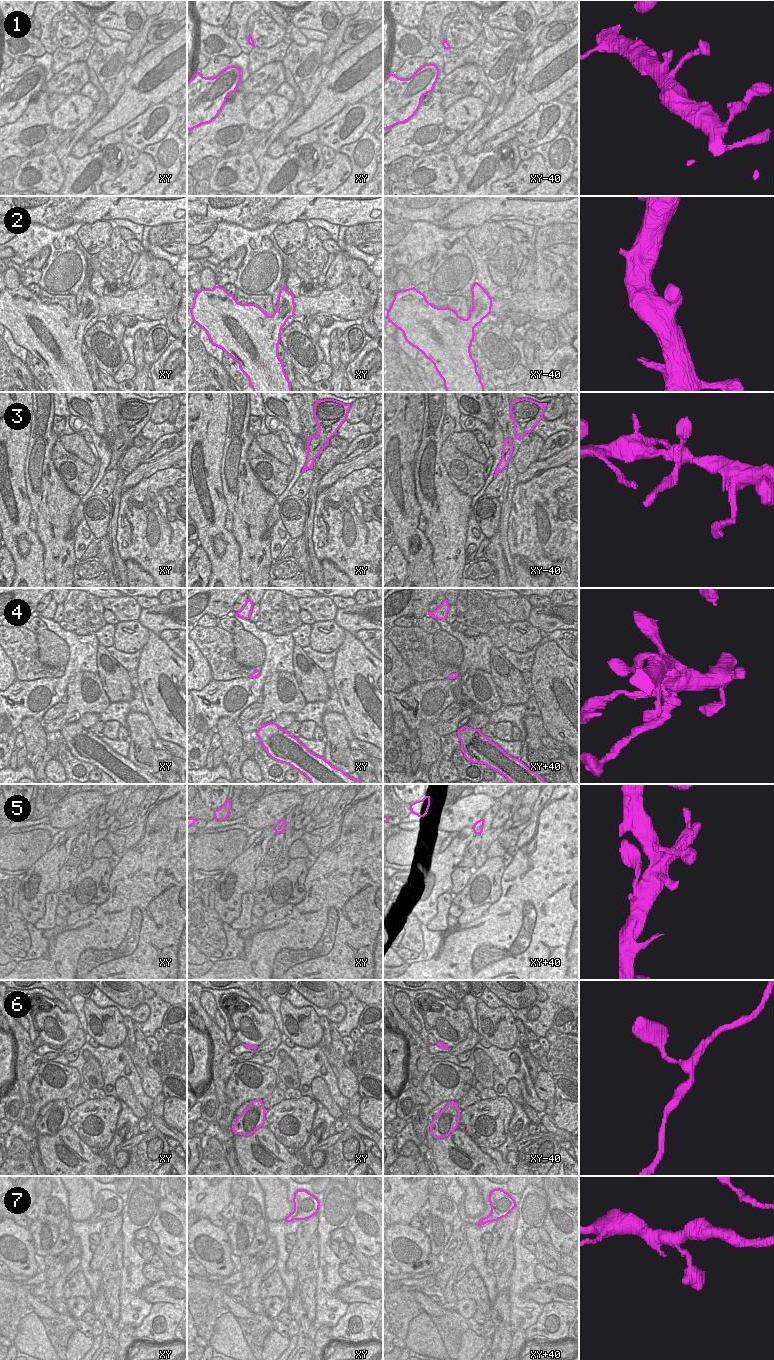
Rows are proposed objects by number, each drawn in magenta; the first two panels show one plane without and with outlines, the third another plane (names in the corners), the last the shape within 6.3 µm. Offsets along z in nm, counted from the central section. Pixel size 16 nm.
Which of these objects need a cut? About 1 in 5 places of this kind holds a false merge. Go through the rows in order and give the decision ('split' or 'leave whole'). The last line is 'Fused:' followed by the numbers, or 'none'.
1: leave whole
2: leave whole
3: leave whole
4: leave whole
5: leave whole
6: leave whole
7: leave whole
Fused: none

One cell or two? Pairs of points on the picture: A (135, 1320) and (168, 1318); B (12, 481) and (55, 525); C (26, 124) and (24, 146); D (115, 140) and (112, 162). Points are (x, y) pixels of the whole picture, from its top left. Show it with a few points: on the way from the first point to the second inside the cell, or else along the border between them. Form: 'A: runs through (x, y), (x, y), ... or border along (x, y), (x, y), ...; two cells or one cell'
A: border along (153, 1304), (150, 1312), (135, 1328); two cells
B: border along (24, 473), (26, 495), (32, 512); two cells
C: runs through (23, 129), (21, 131), (21, 141); one cell
D: runs through (113, 145), (112, 157); one cell

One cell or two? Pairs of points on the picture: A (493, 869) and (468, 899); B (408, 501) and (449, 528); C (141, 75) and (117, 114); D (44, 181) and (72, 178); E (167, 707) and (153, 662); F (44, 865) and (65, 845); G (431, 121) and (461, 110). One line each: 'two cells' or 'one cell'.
A: one cell
B: two cells
C: one cell
D: two cells
E: one cell
F: one cell
G: two cells

